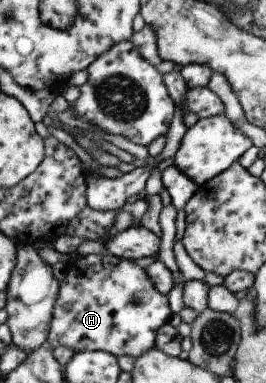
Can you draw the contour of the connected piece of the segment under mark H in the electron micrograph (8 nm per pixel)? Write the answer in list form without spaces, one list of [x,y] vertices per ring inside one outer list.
[[[91,254],[67,264],[64,280],[54,305],[48,343],[76,352],[103,350],[115,357],[139,357],[149,352],[157,340],[158,329],[172,313],[167,296],[160,294],[149,274],[133,260],[111,254]]]

